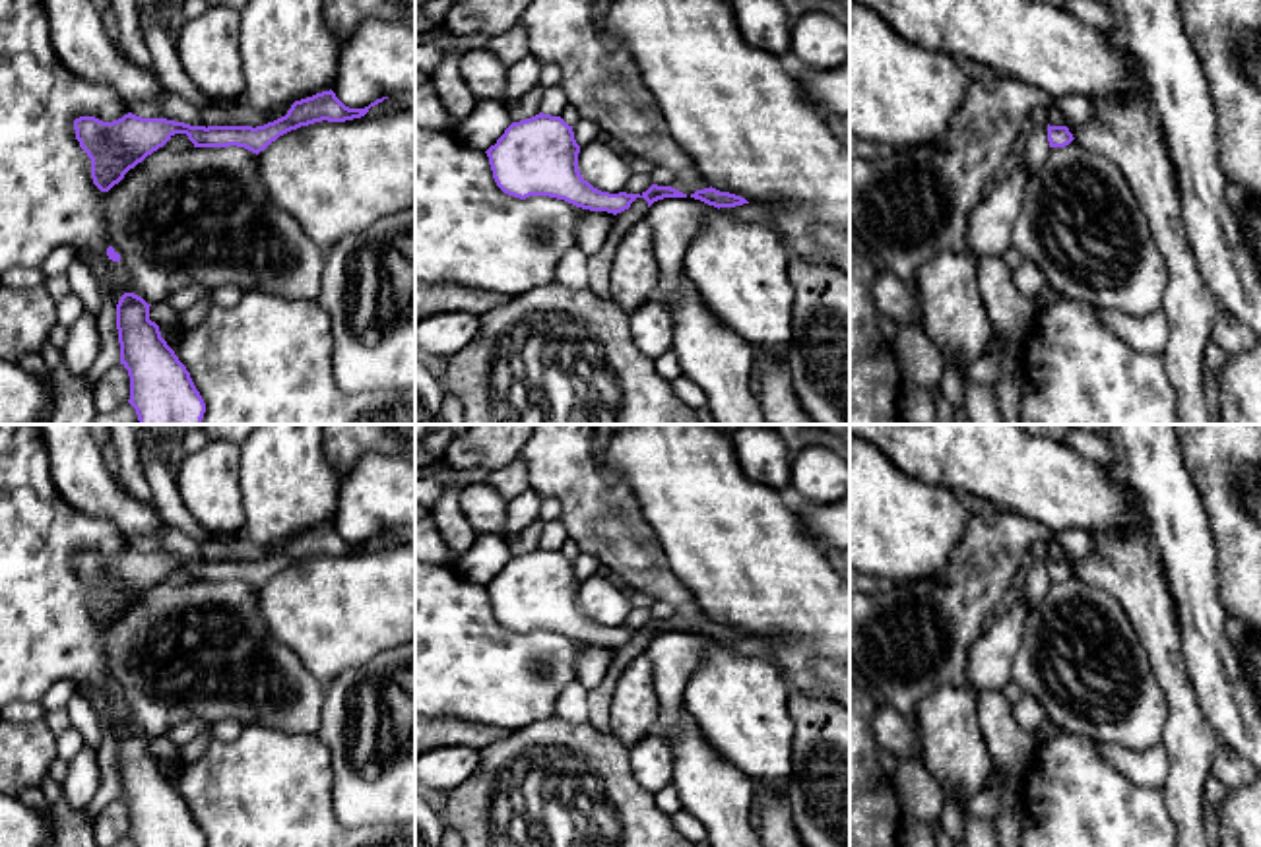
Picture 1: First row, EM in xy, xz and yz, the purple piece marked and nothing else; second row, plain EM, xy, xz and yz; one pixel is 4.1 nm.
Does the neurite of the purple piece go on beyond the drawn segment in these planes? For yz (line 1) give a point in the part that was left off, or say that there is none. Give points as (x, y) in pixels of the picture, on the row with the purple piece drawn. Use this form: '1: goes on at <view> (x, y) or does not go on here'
1: does not go on here

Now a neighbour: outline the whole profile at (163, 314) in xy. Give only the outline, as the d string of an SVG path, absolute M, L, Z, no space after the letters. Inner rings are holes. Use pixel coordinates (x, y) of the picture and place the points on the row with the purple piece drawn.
M169 300L149 306L149 320L165 328L167 345L177 351L184 339L182 326L178 322L180 312L175 310Z

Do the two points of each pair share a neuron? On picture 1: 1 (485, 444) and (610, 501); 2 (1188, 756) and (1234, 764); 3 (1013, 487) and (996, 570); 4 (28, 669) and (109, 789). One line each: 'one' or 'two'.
1: two
2: two
3: two
4: two

